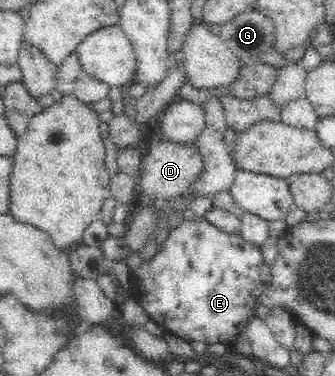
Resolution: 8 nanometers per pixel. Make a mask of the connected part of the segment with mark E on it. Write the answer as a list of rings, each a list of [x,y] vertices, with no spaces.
[[[179,218],[180,223],[170,230],[166,240],[158,245],[156,254],[130,273],[132,298],[144,308],[150,320],[162,327],[166,334],[186,342],[229,345],[236,336],[245,332],[248,321],[259,312],[252,305],[252,291],[259,286],[260,267],[264,263],[260,245],[241,236],[220,231],[206,218],[188,220]]]

